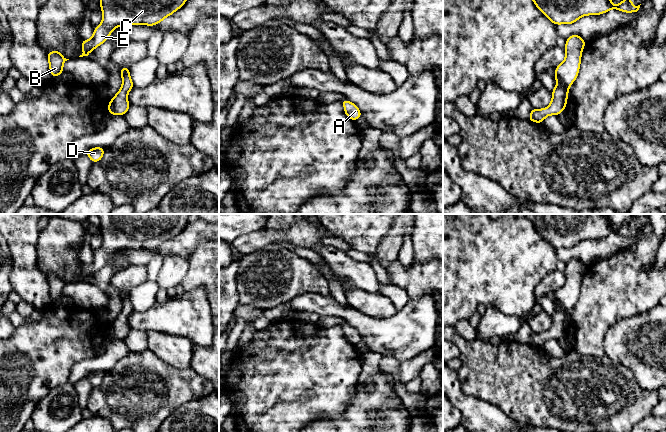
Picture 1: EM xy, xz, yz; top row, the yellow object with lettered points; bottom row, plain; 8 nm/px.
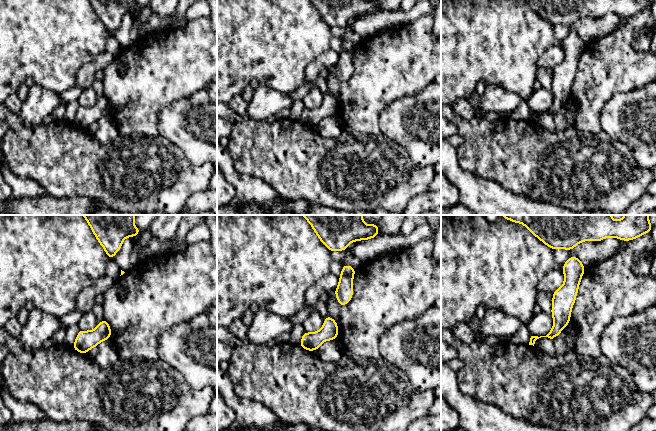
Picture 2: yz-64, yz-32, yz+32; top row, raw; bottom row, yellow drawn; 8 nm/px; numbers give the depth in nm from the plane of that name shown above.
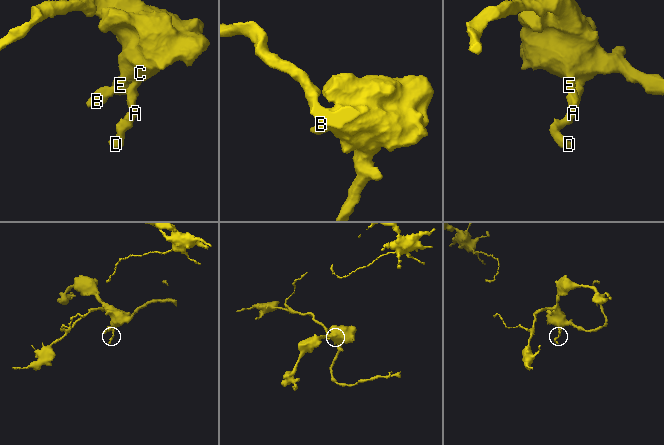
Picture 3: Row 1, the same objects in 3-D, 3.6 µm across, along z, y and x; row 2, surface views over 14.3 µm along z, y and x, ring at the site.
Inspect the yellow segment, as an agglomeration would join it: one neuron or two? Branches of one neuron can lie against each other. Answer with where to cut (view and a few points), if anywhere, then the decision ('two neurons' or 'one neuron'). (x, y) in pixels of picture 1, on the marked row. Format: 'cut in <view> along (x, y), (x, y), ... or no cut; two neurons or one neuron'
no cut; one neuron

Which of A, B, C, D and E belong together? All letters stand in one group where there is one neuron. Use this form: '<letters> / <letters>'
A B C D E

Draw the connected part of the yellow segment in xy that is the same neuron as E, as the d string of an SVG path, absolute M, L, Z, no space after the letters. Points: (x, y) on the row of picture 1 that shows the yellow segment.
M100 0L99 4L103 13L101 24L94 28L93 37L82 40L83 53L79 57L88 56L96 47L109 39L113 29L122 25L157 25L164 18L180 9L187 0Z

